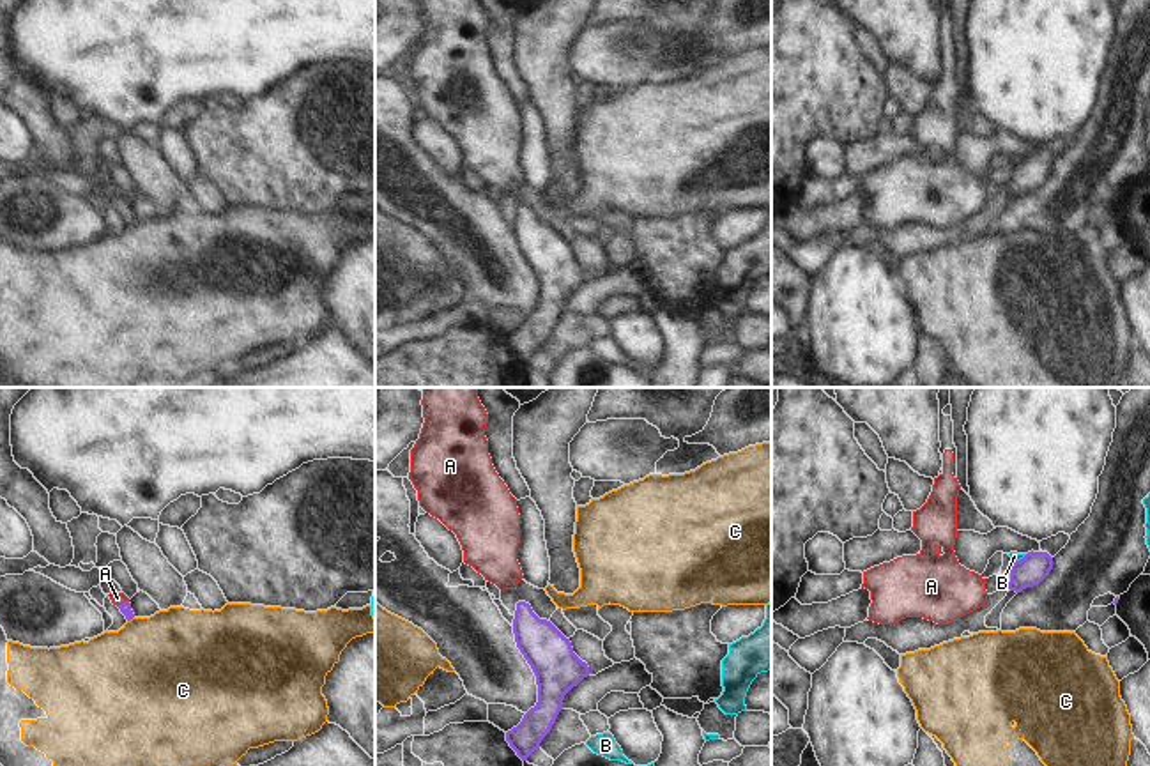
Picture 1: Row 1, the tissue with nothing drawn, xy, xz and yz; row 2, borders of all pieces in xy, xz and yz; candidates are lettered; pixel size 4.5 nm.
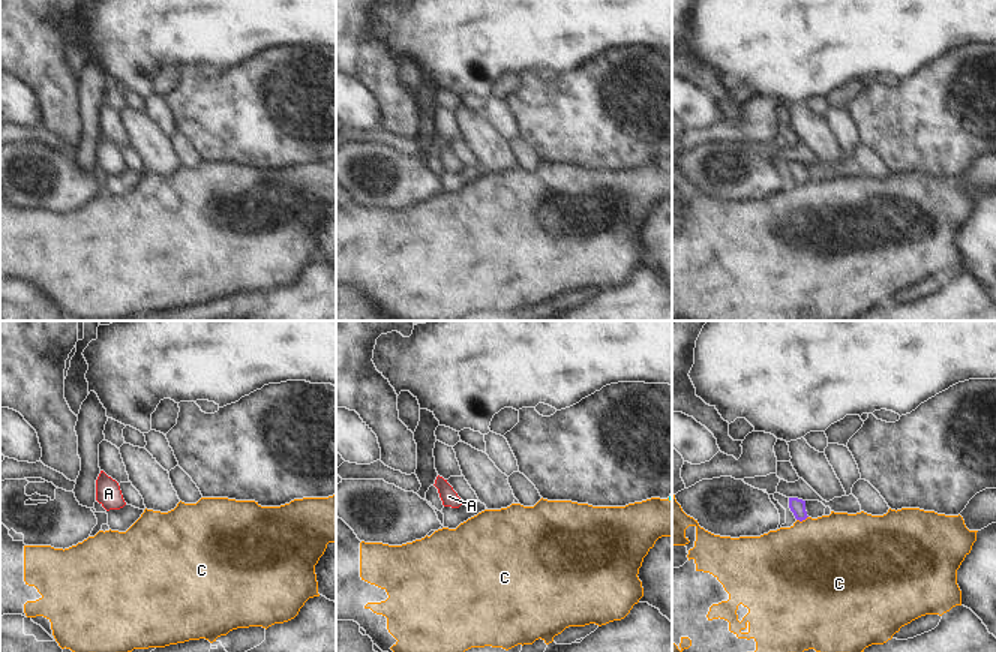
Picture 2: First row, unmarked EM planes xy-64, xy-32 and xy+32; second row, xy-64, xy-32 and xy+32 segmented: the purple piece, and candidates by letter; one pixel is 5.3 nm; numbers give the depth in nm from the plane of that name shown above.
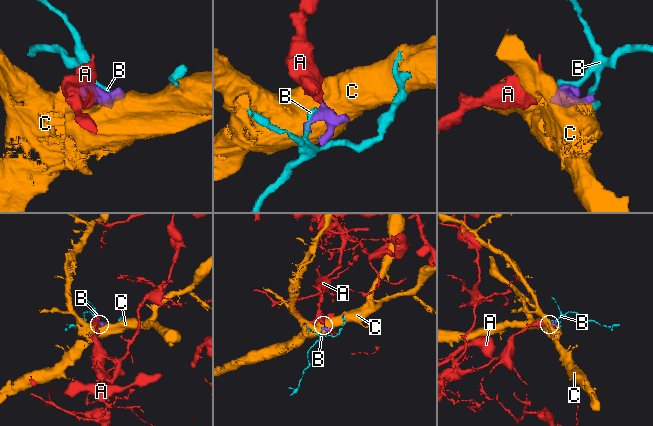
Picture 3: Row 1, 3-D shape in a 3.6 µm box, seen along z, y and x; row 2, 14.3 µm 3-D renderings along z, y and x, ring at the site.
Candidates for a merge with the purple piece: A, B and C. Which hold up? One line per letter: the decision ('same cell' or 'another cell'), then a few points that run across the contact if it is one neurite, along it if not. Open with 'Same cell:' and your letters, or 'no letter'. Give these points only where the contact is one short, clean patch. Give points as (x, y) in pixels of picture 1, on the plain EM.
Same cell: A
A: same cell; line xy (124, 211), (124, 206), (117, 202)
B: another cell; line yz (1027, 158), (1014, 165)
C: another cell; line xy (133, 220), (128, 225)

